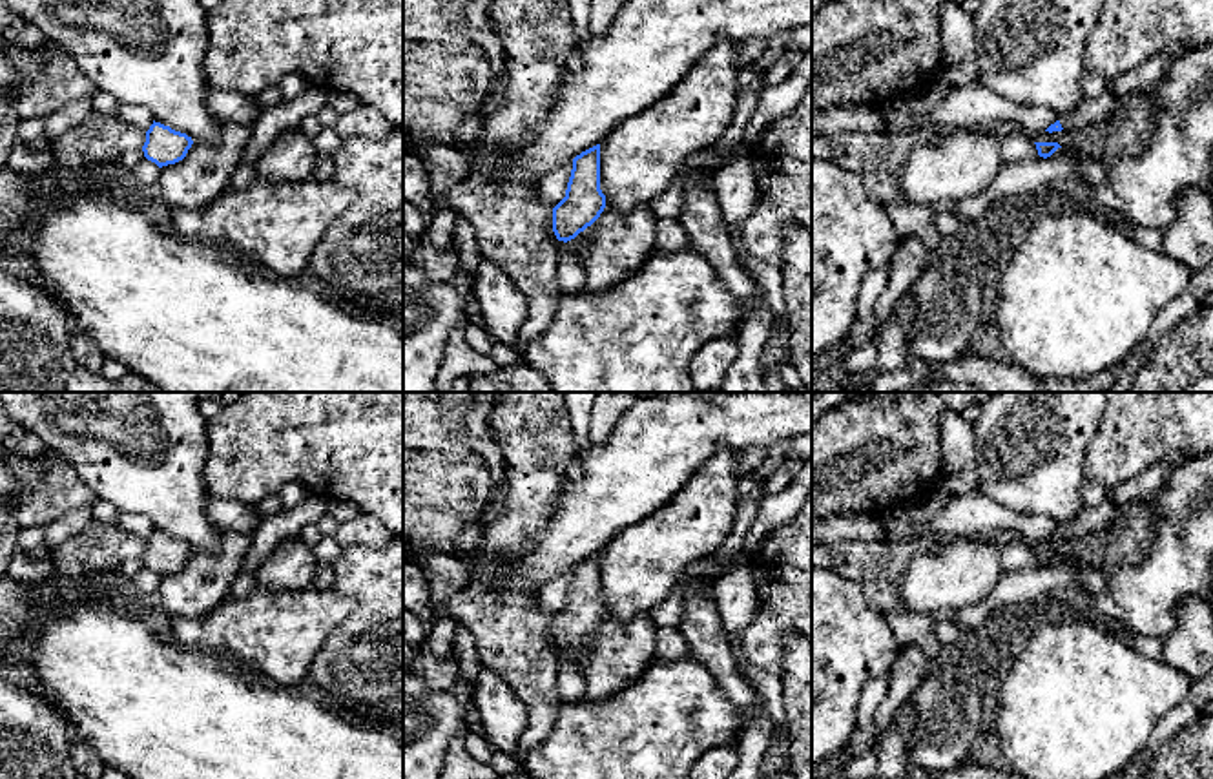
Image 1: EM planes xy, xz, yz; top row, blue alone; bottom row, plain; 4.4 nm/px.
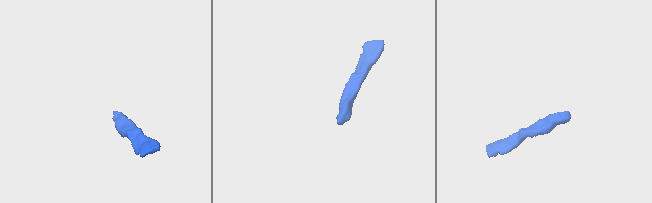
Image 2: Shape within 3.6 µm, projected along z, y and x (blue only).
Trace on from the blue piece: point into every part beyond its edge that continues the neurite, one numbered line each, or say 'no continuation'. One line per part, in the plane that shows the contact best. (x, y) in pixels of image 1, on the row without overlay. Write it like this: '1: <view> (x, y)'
1: xz (577, 654)

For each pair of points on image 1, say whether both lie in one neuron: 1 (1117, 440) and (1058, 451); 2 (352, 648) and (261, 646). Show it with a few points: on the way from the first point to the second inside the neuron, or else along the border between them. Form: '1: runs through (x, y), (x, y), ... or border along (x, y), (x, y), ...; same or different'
1: border along (1104, 411), (1086, 451), (1086, 478); different
2: border along (347, 615), (314, 657), (307, 679); different

